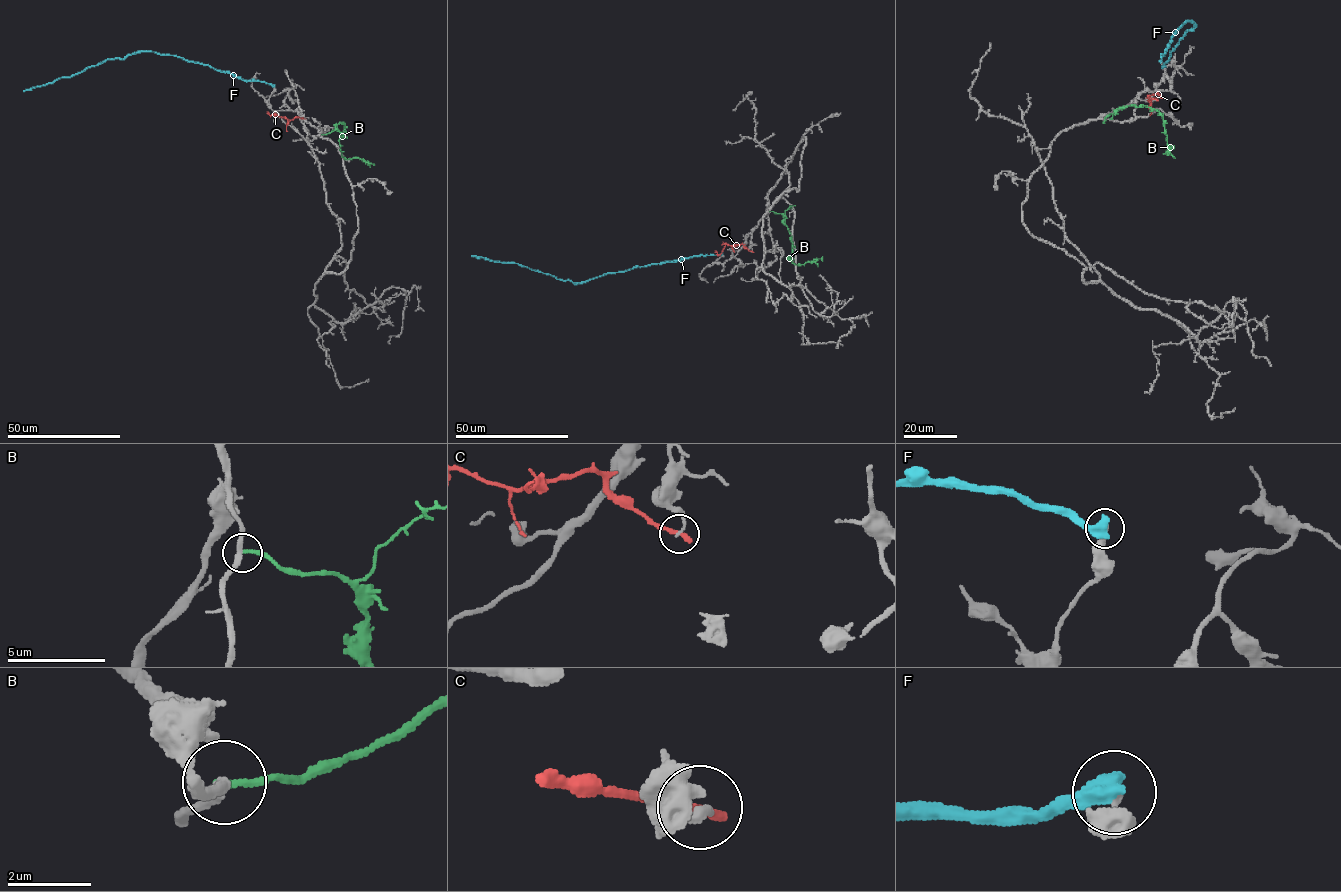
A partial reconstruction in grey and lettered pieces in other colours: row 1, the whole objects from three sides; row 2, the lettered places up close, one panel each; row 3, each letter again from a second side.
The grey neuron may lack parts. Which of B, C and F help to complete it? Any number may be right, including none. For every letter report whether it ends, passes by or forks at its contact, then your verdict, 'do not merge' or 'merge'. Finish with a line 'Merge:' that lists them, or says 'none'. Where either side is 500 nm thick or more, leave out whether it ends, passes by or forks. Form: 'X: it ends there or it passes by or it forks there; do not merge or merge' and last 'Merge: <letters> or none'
B: it ends there; do not merge
C: it ends there; do not merge
F: do not merge
Merge: none

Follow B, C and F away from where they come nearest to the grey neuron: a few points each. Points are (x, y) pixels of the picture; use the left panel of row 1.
B: (322, 134), (333, 131), (339, 123), (344, 124), (339, 140), (341, 154), (346, 159), (360, 158), (374, 165)
C: (303, 118), (287, 120), (267, 112)
F: (274, 86), (244, 80), (174, 55), (141, 51), (122, 59), (109, 59), (69, 77), (24, 91)

